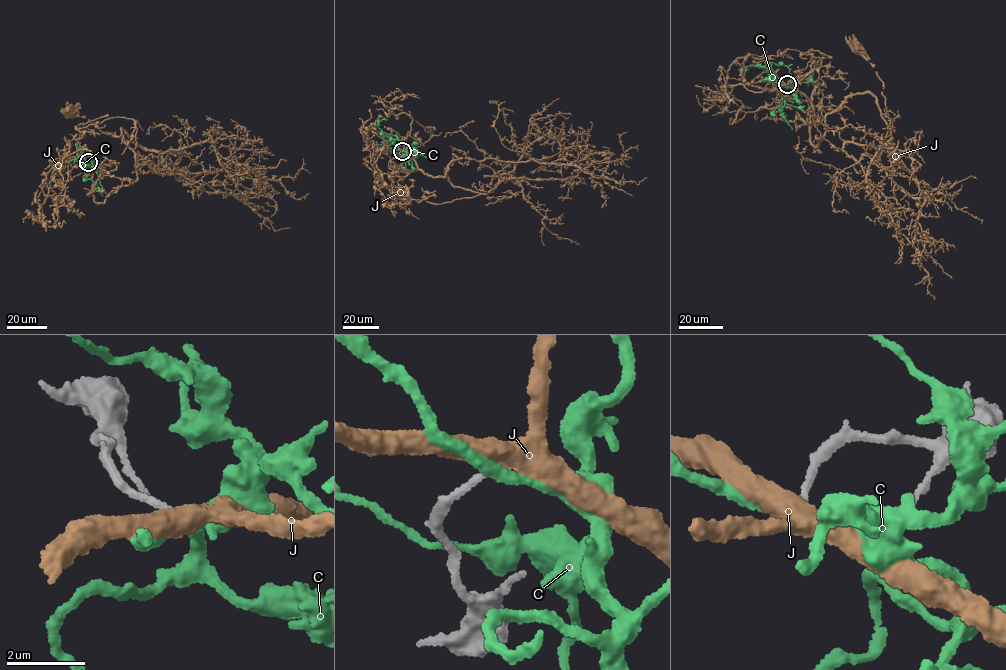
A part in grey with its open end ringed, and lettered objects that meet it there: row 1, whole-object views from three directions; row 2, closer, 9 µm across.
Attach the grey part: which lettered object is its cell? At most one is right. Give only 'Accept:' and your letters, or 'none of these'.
Accept: none of these

